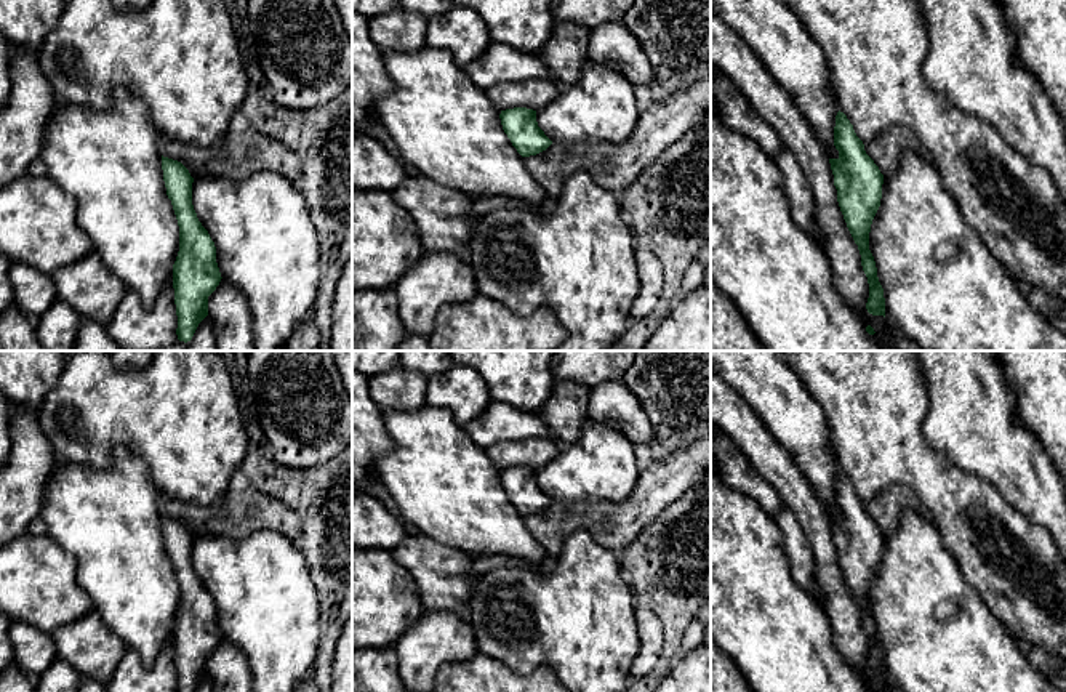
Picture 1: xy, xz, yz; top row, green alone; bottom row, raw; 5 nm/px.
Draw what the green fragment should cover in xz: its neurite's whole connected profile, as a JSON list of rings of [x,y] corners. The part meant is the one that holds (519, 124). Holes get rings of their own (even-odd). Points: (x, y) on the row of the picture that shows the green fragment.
[[[506,109],[501,111],[499,119],[504,133],[522,157],[536,155],[552,144],[538,127],[536,111],[533,109]]]

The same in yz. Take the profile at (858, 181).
[[[837,112],[834,127],[837,159],[829,159],[837,189],[837,202],[847,227],[858,245],[861,266],[869,284],[866,309],[885,317],[884,288],[877,277],[874,256],[869,250],[872,219],[880,207],[884,175],[866,154],[863,141],[844,112]]]

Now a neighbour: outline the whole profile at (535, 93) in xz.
[[[554,80],[506,82],[485,88],[488,99],[499,109],[527,107],[538,111],[551,104],[560,93],[562,85]]]

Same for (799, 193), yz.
[[[783,147],[775,157],[791,207],[792,219],[816,242],[821,242],[815,224],[815,197],[794,154]]]

